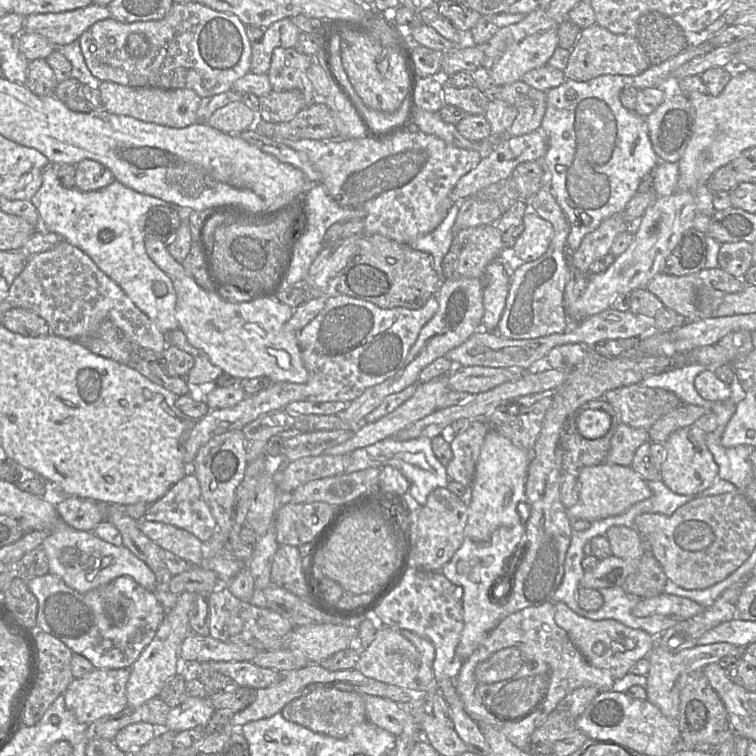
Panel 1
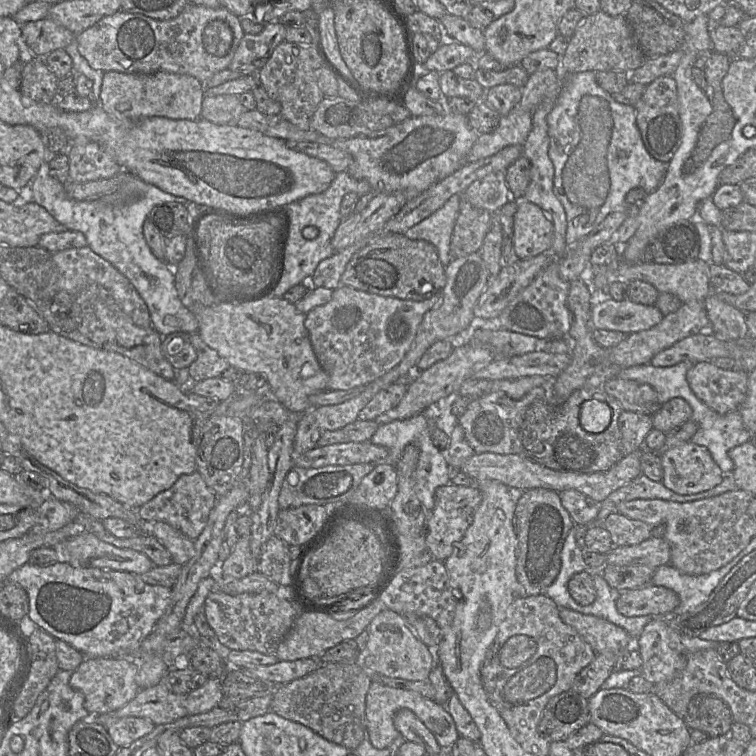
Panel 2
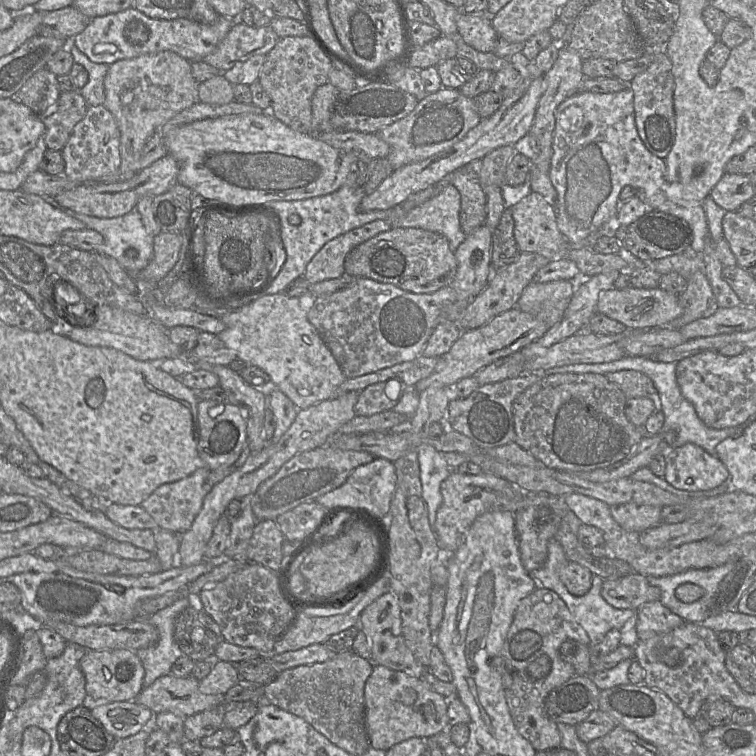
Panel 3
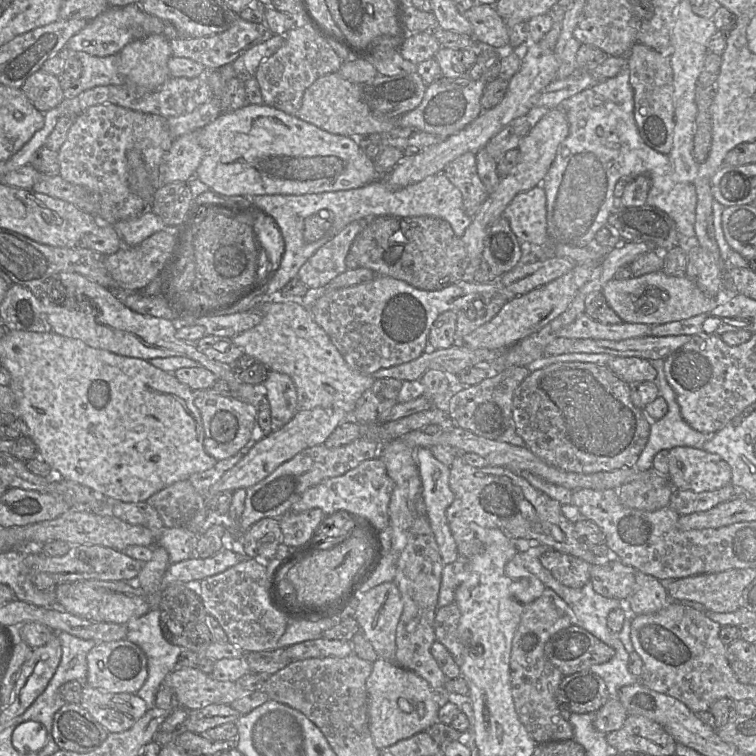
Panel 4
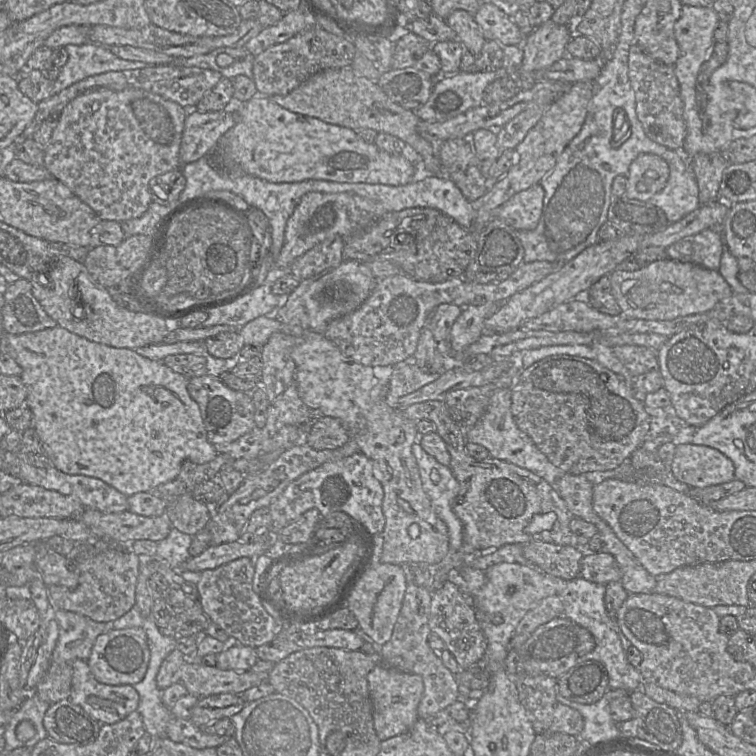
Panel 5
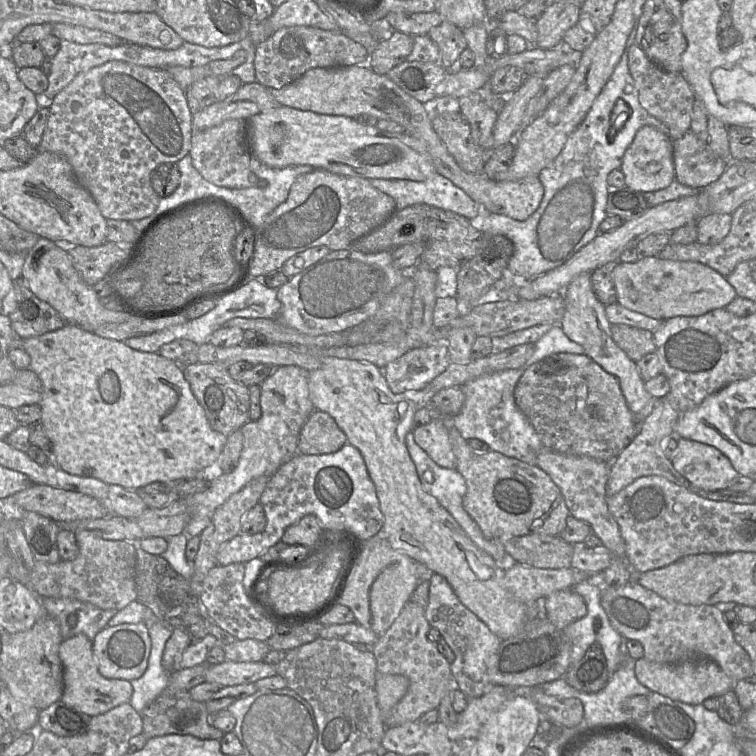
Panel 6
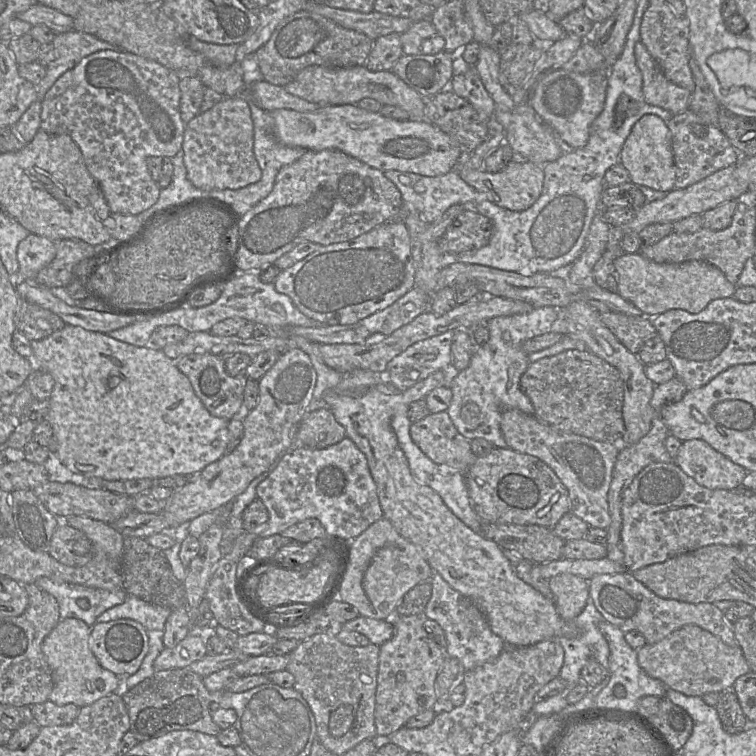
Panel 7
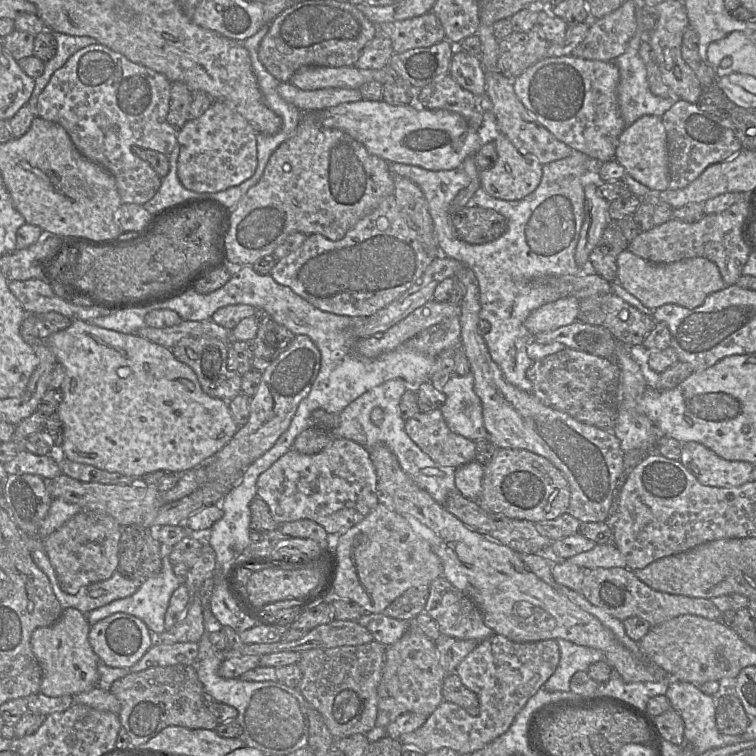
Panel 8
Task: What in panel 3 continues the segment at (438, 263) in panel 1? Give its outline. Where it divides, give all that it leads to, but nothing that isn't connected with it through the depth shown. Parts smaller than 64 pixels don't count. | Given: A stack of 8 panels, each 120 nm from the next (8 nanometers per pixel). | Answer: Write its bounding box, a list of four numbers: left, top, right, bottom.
[390,184,466,252]

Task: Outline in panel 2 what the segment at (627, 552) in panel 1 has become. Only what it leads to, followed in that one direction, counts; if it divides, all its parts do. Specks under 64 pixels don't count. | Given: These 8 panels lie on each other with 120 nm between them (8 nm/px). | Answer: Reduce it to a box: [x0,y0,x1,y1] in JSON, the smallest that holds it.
[604,513,653,547]

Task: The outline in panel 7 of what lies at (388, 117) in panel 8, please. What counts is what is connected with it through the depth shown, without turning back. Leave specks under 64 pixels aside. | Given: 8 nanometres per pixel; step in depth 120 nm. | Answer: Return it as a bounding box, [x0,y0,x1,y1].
[269,104,462,176]

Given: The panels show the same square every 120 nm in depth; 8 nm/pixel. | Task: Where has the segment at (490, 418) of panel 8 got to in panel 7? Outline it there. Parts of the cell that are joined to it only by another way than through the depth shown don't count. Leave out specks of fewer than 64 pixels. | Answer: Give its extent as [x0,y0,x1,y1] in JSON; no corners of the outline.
[500,409,621,529]

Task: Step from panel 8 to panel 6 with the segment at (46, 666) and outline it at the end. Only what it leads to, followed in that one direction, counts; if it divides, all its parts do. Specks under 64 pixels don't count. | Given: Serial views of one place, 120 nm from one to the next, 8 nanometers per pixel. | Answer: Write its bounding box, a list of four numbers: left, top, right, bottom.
[59,634,133,716]

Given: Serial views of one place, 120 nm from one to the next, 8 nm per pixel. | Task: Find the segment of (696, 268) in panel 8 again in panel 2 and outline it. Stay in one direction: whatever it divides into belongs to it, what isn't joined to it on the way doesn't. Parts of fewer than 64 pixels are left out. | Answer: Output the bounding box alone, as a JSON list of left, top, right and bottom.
[592,297,664,334]

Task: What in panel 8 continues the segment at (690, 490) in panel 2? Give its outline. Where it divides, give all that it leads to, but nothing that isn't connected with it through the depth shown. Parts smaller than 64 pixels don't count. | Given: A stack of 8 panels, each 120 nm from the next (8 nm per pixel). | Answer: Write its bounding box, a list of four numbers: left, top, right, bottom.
[680,443,754,488]

